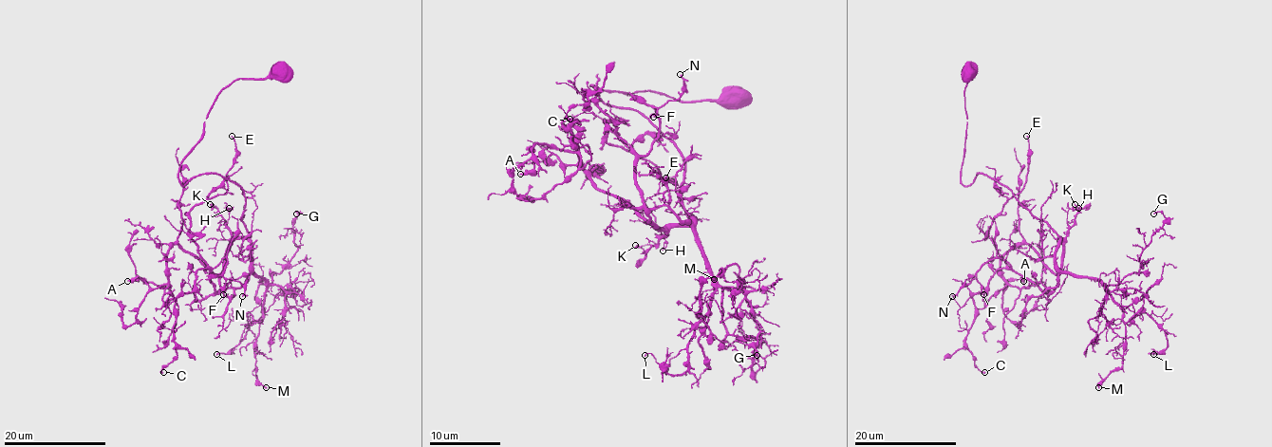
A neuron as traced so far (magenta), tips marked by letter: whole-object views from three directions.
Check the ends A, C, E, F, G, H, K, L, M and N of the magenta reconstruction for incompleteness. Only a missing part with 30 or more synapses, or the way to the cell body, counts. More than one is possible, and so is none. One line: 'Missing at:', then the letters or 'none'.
Missing at: none

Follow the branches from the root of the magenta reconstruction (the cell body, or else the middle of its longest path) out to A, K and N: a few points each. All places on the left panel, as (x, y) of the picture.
A: (277, 72), (221, 90), (178, 173), (233, 180), (250, 236), (219, 273), (175, 244), (165, 283), (127, 281)
K: (277, 72), (221, 90), (178, 173), (182, 185), (210, 173), (233, 180), (250, 236), (234, 237), (210, 204)
N: (277, 72), (221, 90), (178, 173), (227, 179), (190, 237), (242, 296)

